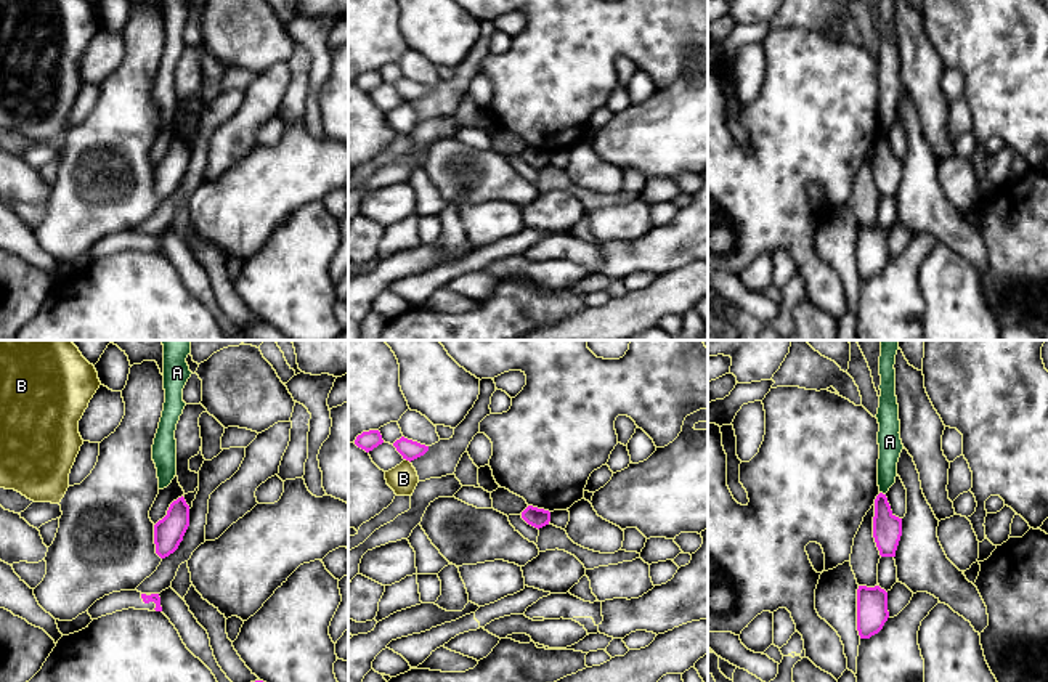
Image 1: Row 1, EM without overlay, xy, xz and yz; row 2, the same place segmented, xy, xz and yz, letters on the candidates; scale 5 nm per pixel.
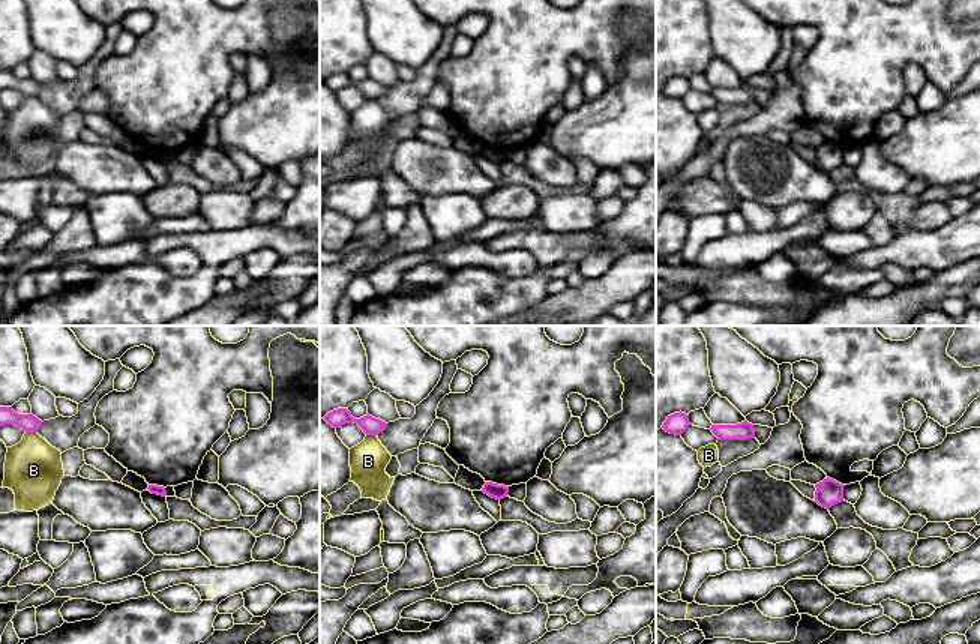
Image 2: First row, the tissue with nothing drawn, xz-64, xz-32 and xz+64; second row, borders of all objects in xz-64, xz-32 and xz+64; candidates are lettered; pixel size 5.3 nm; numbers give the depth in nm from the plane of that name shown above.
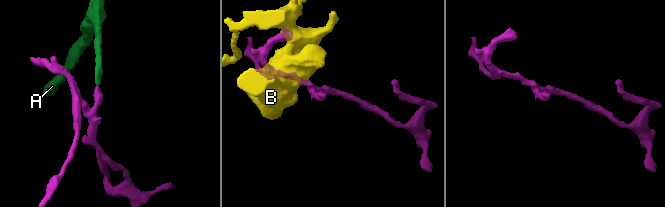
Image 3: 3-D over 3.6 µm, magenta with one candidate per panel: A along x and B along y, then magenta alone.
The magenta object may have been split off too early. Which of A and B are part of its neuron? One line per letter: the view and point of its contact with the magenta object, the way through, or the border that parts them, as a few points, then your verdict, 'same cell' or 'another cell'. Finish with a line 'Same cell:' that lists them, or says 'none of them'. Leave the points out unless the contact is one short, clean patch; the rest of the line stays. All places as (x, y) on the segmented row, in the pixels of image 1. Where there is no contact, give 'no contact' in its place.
A: yz (881, 493) | along yz (880, 491), (885, 495) | another cell
B: xz (408, 459) | along xz (405, 458), (410, 462) | another cell
Same cell: none of them

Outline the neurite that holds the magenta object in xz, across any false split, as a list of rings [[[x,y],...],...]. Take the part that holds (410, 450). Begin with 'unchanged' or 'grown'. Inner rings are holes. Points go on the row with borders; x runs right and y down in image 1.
unchanged; [[[401,436],[400,440],[396,440],[393,443],[393,446],[396,448],[396,451],[403,456],[403,459],[406,461],[414,461],[420,456],[424,456],[429,451],[429,446],[420,445],[417,441],[408,440],[404,436]]]

